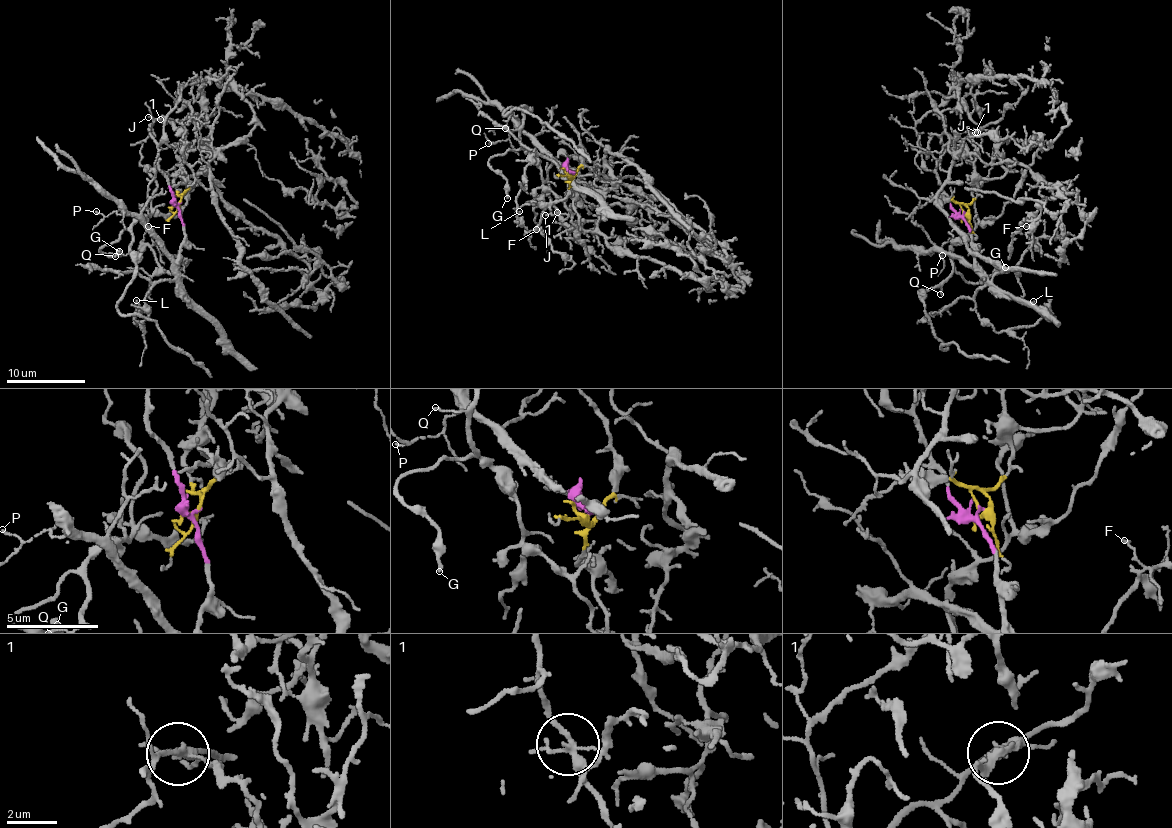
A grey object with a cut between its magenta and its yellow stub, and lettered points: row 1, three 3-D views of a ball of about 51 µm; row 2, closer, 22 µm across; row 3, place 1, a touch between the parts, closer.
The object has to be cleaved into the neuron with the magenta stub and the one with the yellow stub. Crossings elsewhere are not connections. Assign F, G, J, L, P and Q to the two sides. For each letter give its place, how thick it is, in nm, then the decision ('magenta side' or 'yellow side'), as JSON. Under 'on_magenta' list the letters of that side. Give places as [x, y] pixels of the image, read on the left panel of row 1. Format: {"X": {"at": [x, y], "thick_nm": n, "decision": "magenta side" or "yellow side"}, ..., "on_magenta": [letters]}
{"F": {"at": [148, 226], "thick_nm": 120, "decision": "magenta side"}, "G": {"at": [119, 251], "thick_nm": 170, "decision": "magenta side"}, "J": {"at": [148, 117], "thick_nm": 120, "decision": "magenta side"}, "L": {"at": [136, 300], "thick_nm": 120, "decision": "magenta side"}, "P": {"at": [96, 211], "thick_nm": 110, "decision": "magenta side"}, "Q": {"at": [115, 256], "thick_nm": 110, "decision": "magenta side"}, "on_magenta": ["F", "G", "J", "L", "P", "Q"]}

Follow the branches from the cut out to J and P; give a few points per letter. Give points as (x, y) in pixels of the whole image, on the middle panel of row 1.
J: (569, 173), (562, 163), (563, 166), (554, 161), (548, 170), (549, 201), (557, 212), (546, 216)
P: (569, 173), (574, 172), (573, 167), (564, 164), (517, 128), (505, 140), (488, 143)

